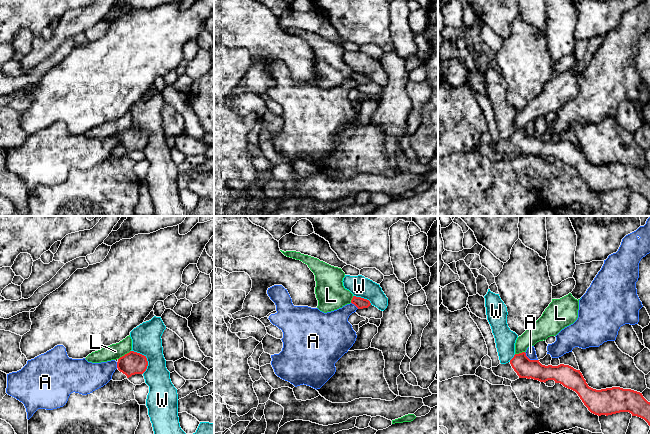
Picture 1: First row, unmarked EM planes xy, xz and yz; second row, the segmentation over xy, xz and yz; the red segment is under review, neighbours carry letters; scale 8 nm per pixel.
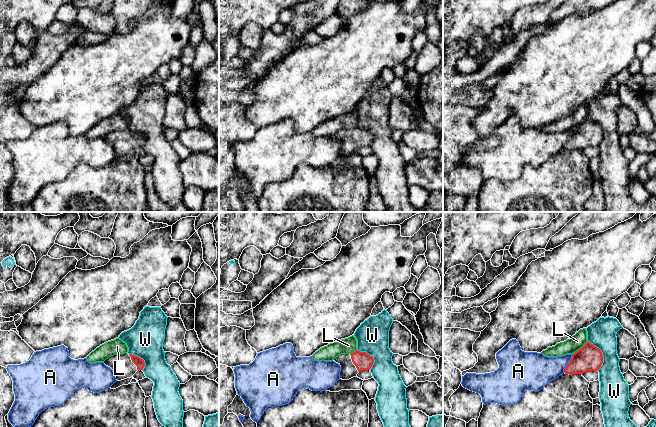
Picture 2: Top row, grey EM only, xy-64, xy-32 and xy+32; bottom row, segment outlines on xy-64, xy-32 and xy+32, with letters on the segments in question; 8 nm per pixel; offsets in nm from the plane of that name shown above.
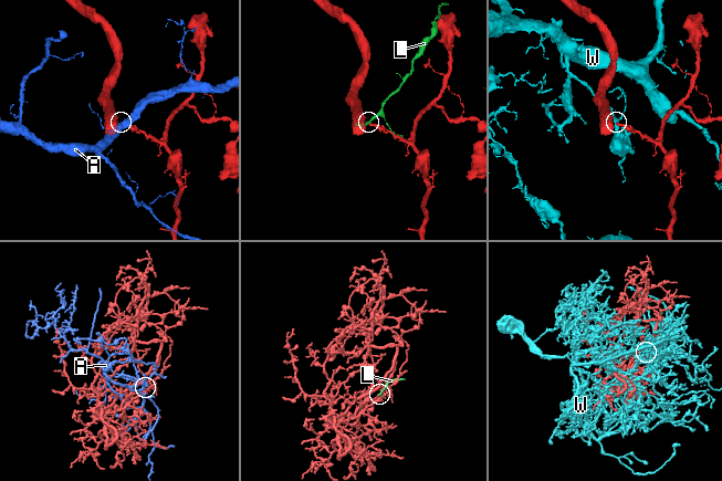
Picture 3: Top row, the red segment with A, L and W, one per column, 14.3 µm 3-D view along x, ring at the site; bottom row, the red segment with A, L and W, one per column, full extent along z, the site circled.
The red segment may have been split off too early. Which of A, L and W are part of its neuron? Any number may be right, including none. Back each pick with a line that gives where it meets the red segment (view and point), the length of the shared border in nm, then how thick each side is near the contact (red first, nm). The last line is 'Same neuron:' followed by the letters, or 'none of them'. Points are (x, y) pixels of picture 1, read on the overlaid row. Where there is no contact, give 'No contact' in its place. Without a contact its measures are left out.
Same neuron: none of them

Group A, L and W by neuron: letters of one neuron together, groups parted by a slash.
A / L / W

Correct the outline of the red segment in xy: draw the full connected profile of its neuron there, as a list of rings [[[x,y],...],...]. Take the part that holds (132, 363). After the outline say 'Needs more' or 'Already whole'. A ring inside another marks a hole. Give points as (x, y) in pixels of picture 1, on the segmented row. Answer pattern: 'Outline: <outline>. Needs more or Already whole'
Outline: [[[130,351],[115,361],[117,369],[112,375],[113,381],[122,381],[135,374],[143,374],[148,366],[146,356],[134,351]]]. Needs more

